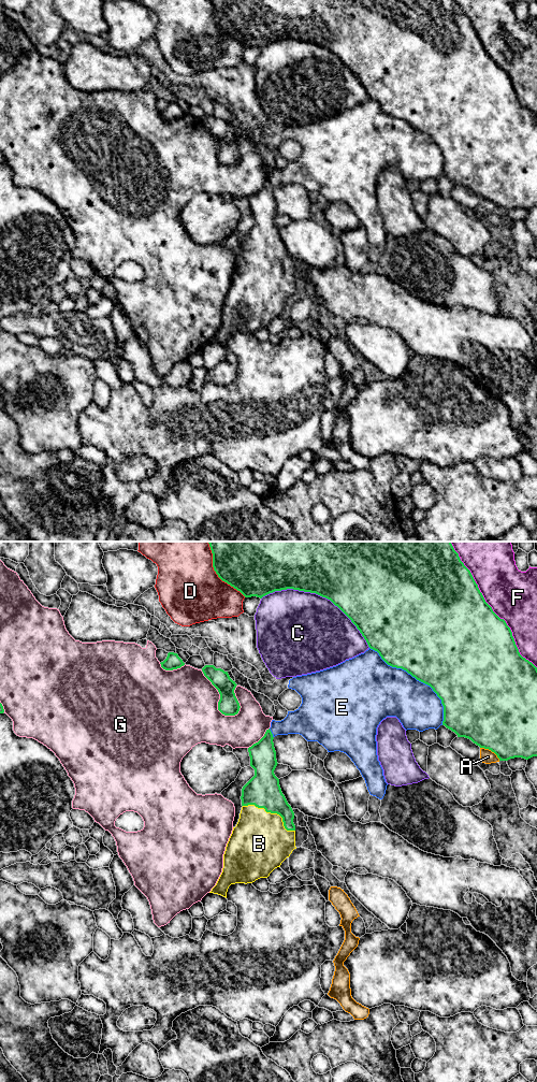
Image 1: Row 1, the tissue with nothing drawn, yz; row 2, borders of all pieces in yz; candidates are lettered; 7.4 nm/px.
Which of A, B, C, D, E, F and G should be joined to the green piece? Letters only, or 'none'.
B

